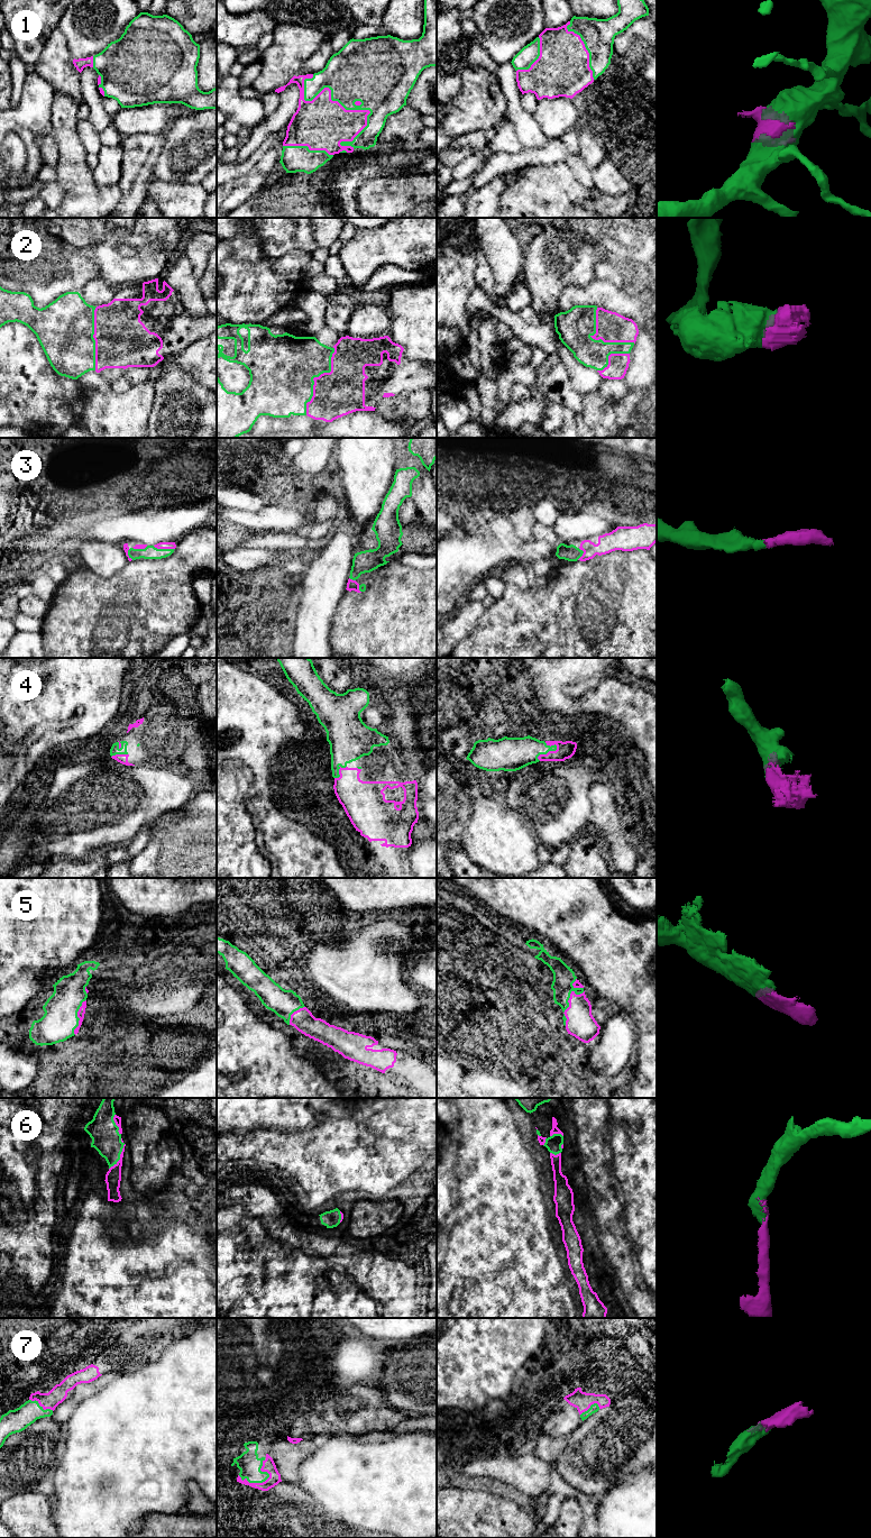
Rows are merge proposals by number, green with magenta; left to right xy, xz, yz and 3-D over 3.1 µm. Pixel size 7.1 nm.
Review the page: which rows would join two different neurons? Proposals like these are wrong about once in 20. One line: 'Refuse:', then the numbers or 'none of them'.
Refuse: none of them

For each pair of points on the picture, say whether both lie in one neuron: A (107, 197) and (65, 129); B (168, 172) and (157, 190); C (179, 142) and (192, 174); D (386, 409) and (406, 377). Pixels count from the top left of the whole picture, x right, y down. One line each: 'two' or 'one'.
A: one
B: two
C: one
D: two

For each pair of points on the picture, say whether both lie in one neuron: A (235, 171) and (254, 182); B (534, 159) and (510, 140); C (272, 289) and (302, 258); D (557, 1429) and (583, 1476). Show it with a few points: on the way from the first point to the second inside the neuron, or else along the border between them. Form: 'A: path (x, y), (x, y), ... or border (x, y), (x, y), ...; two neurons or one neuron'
A: border (262, 157), (248, 171), (228, 182); two neurons
B: border (524, 147), (514, 153), (496, 154); two neurons
C: path (280, 281), (294, 266); one neuron
D: border (583, 1421), (568, 1437); two neurons

